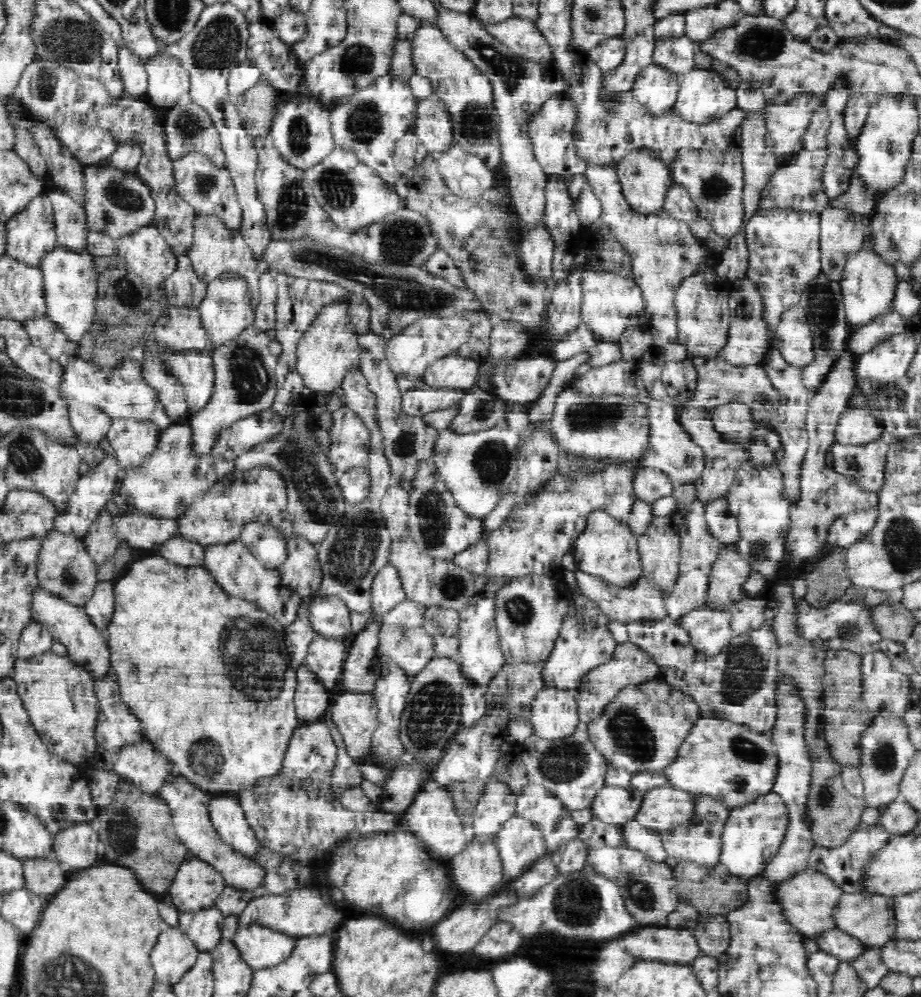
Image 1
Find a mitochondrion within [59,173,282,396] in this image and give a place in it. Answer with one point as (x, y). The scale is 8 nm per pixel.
(116, 193)

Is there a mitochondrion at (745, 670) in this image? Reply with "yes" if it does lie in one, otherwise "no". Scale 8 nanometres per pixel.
yes

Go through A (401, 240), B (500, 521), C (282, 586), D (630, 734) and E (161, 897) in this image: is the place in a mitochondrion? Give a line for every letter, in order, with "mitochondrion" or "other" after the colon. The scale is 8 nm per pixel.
A: mitochondrion
B: other
C: other
D: mitochondrion
E: other

